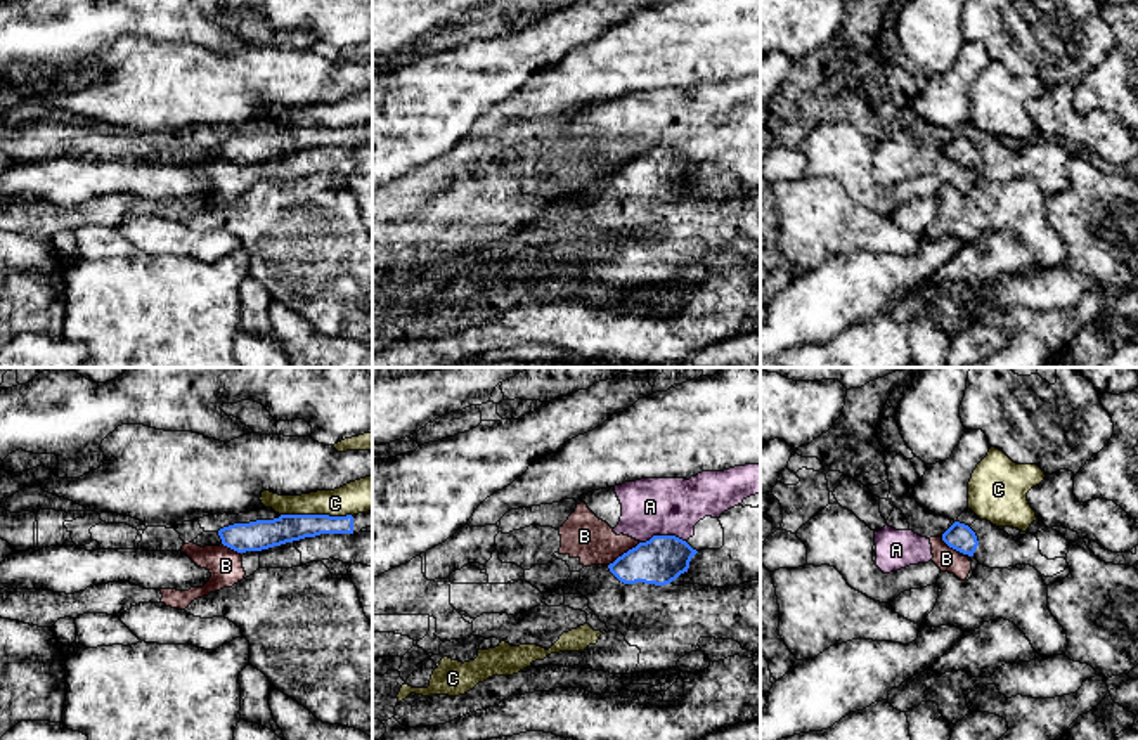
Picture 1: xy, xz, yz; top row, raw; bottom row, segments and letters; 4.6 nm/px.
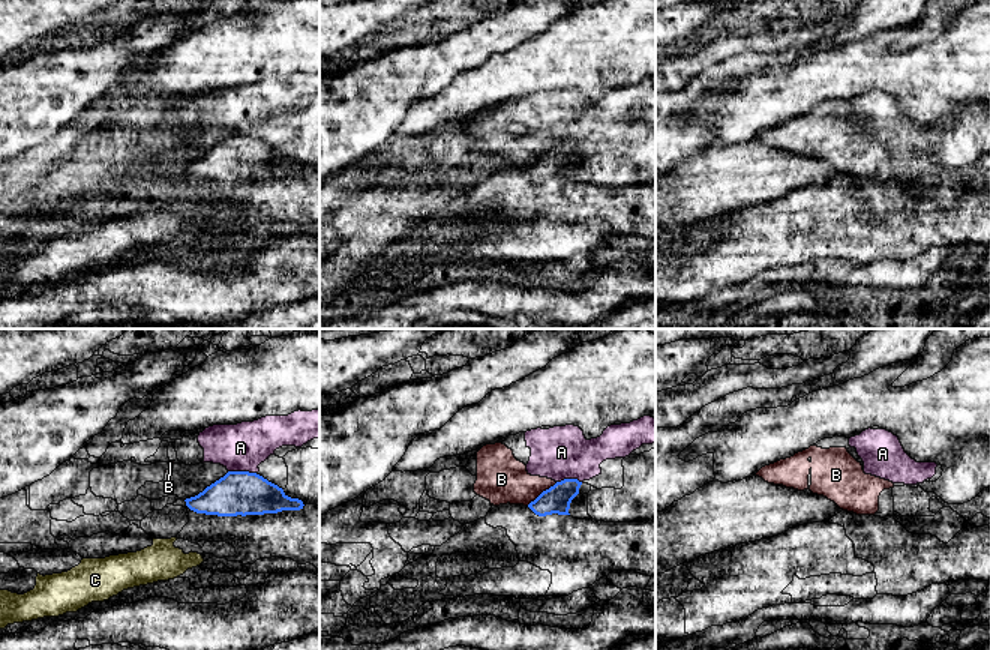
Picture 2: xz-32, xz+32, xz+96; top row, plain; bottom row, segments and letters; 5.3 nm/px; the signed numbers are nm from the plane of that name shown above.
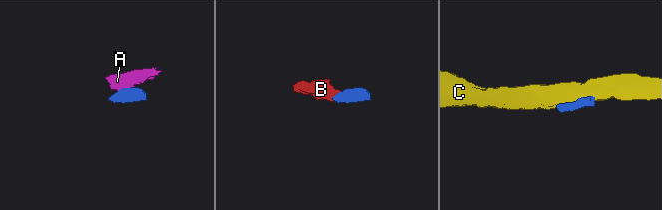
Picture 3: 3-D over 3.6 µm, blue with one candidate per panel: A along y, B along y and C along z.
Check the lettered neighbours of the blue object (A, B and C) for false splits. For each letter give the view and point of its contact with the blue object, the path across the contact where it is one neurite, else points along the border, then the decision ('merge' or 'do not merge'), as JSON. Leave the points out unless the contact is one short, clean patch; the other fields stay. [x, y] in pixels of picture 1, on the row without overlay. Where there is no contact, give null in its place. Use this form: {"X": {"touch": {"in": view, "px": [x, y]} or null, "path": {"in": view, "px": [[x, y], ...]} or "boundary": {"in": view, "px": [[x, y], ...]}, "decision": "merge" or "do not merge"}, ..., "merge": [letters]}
{"A": {"touch": {"in": "xz", "px": [662, 148]}, "boundary": {"in": "xz", "px": [[685, 151], [652, 148], [640, 155]]}, "decision": "do not merge"}, "B": {"touch": {"in": "xz", "px": [624, 165]}, "boundary": {"in": "xz", "px": [[640, 155], [608, 177]]}, "decision": "do not merge"}, "C": {"touch": {"in": "xy", "px": [317, 127]}, "boundary": {"in": "xy", "px": [[281, 125], [352, 129]]}, "decision": "do not merge"}, "merge": []}

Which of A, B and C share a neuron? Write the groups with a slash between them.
A B / C

